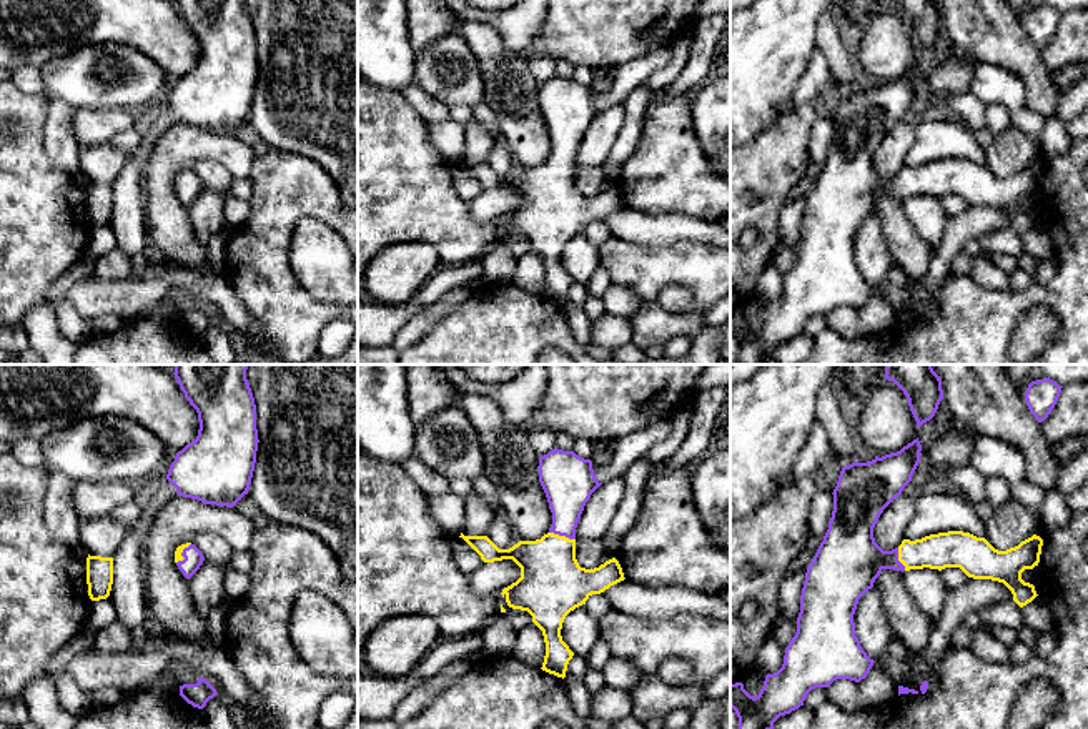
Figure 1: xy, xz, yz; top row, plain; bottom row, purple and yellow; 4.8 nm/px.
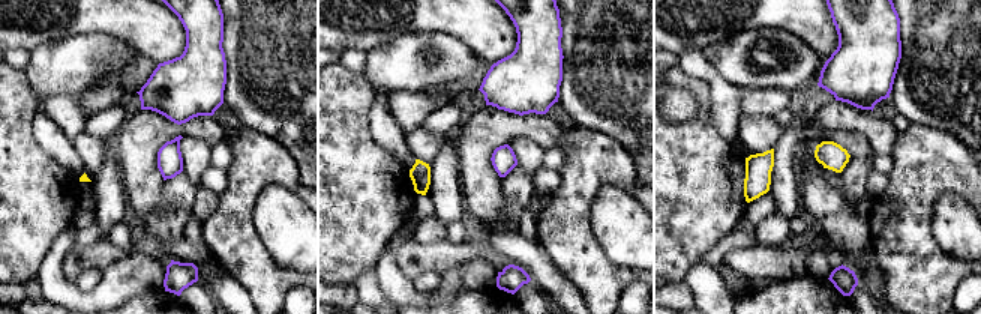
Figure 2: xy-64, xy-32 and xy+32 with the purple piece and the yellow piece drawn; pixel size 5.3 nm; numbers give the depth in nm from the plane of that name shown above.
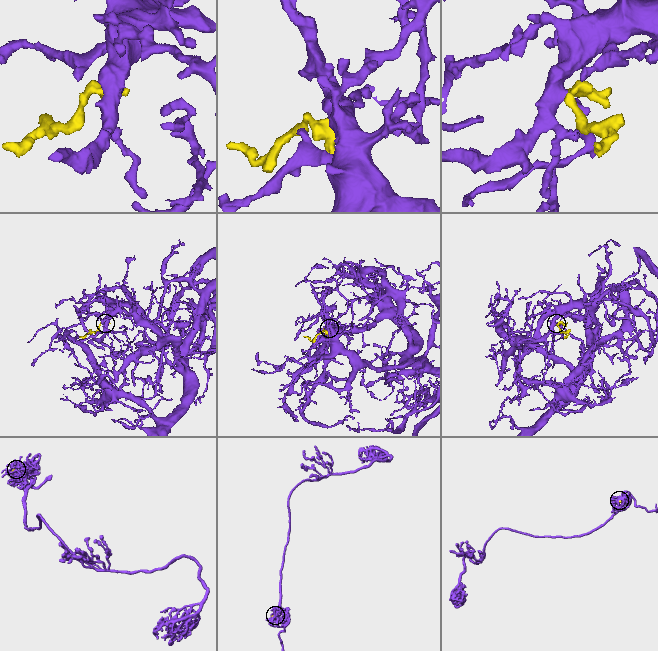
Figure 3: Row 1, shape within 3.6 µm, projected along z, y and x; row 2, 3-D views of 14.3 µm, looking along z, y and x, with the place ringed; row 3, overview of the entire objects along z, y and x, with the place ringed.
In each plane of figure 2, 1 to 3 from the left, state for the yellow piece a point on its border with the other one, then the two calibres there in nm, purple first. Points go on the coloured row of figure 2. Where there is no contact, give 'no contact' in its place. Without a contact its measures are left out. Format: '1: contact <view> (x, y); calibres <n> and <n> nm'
1: no contact
2: no contact
3: no contact

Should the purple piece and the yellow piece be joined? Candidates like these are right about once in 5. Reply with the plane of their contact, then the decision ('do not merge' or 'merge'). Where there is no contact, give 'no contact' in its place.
contact in xz; merge

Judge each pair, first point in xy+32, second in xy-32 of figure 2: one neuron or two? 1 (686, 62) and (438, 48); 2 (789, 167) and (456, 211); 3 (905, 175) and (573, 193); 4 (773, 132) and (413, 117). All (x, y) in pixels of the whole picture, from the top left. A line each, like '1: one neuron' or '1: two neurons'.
1: two neurons
2: one neuron
3: one neuron
4: two neurons

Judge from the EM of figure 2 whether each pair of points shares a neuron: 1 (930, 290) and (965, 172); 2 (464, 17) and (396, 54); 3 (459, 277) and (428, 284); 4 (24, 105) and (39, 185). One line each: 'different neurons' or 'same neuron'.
1: same neuron
2: different neurons
3: different neurons
4: same neuron

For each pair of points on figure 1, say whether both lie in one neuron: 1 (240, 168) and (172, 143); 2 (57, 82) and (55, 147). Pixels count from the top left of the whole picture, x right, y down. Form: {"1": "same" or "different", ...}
{"1": "same", "2": "different"}

